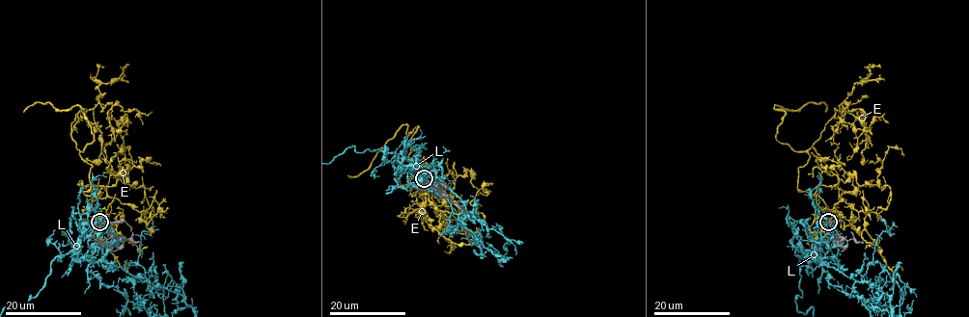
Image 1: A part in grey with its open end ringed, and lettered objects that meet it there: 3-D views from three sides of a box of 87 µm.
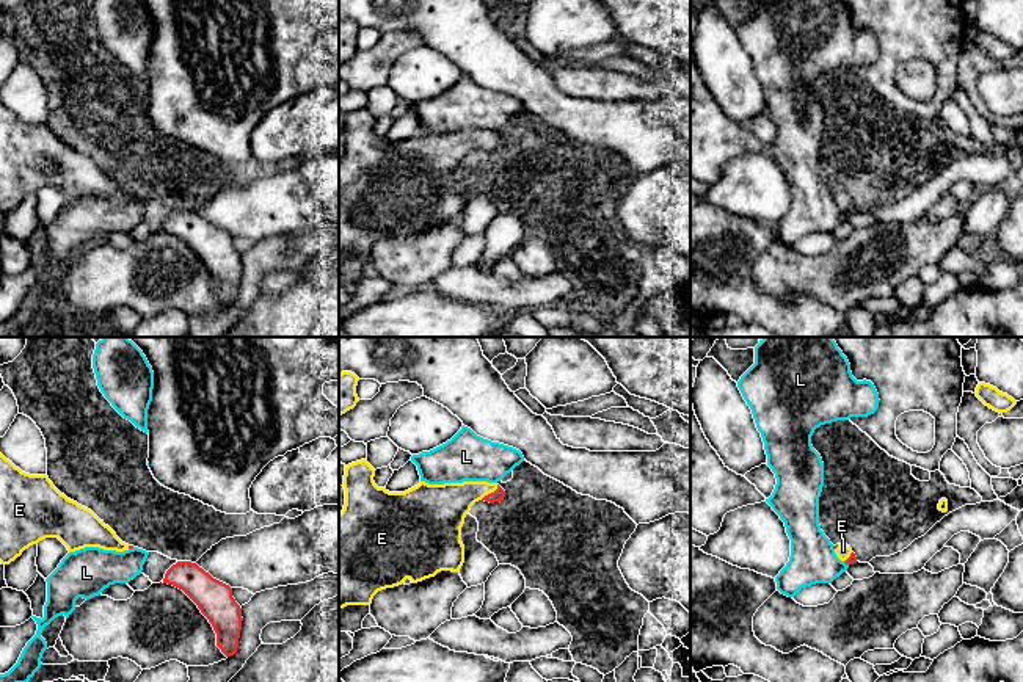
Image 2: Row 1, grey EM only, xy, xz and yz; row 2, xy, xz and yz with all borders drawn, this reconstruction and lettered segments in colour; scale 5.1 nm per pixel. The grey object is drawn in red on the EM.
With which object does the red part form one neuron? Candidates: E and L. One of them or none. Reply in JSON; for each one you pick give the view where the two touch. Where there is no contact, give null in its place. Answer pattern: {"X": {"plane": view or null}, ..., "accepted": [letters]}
{"E": {"plane": "xz"}, "accepted": ["E"]}

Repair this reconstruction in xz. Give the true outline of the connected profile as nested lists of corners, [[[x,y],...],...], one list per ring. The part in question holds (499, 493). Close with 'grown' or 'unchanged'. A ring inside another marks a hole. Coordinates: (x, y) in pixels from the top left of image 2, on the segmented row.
[[[361,459],[345,466],[344,489],[345,505],[339,514],[339,608],[347,605],[370,605],[373,596],[386,588],[402,585],[406,579],[413,583],[435,577],[441,571],[460,572],[464,563],[464,546],[461,542],[461,527],[471,506],[485,500],[501,502],[505,491],[497,483],[463,481],[428,484],[420,481],[405,492],[389,492],[373,481],[375,469]]] | grown

